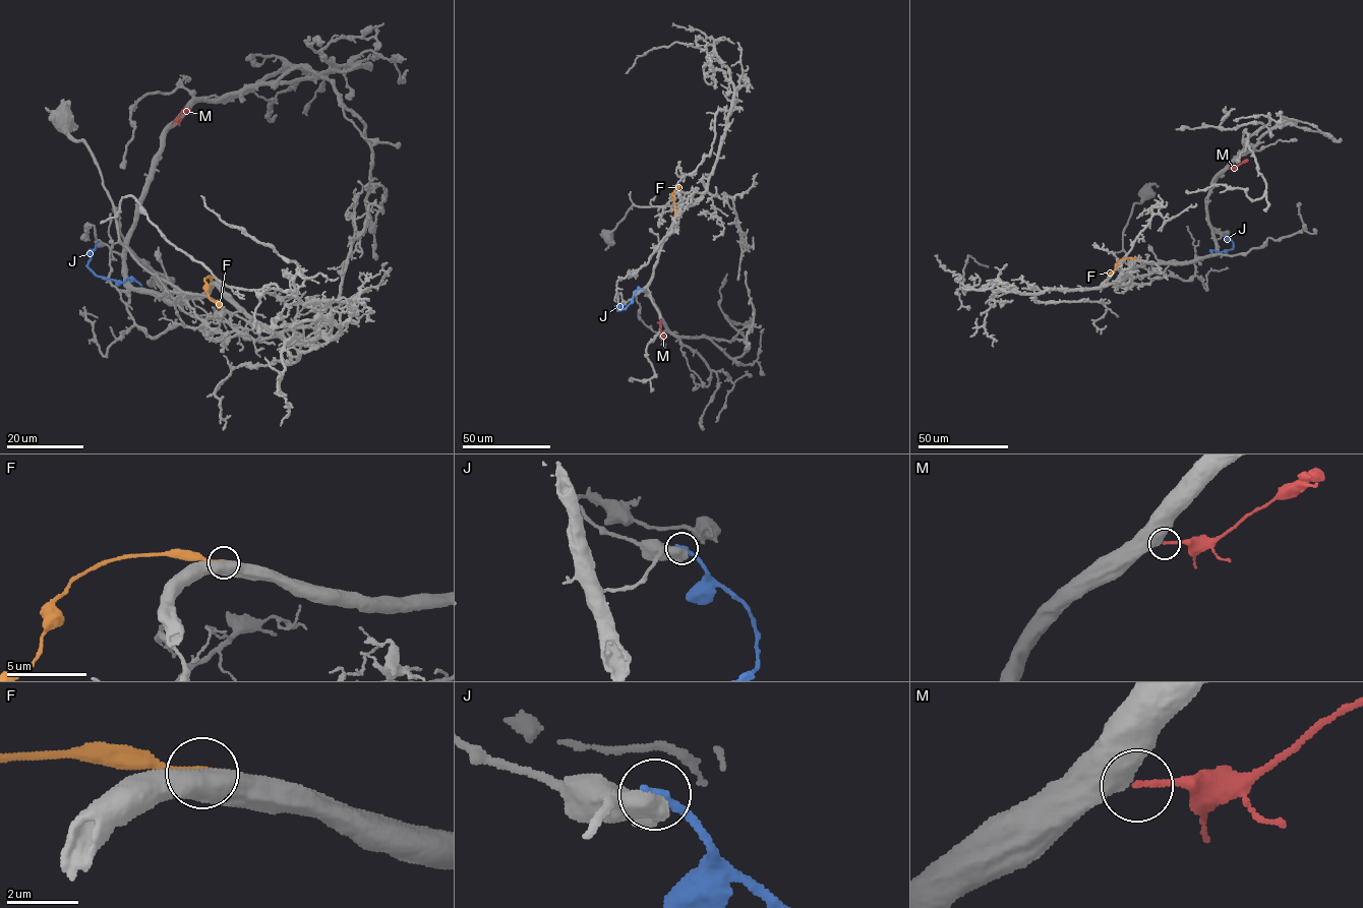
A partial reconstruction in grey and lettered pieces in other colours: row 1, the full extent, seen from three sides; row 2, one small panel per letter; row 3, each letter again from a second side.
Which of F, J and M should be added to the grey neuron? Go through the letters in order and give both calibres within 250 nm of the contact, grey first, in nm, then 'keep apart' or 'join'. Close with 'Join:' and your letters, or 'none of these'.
F: calibres 750 and 280 nm; keep apart
J: calibres 650 and 320 nm; keep apart
M: calibres 700 and 160 nm; join
Join: M

